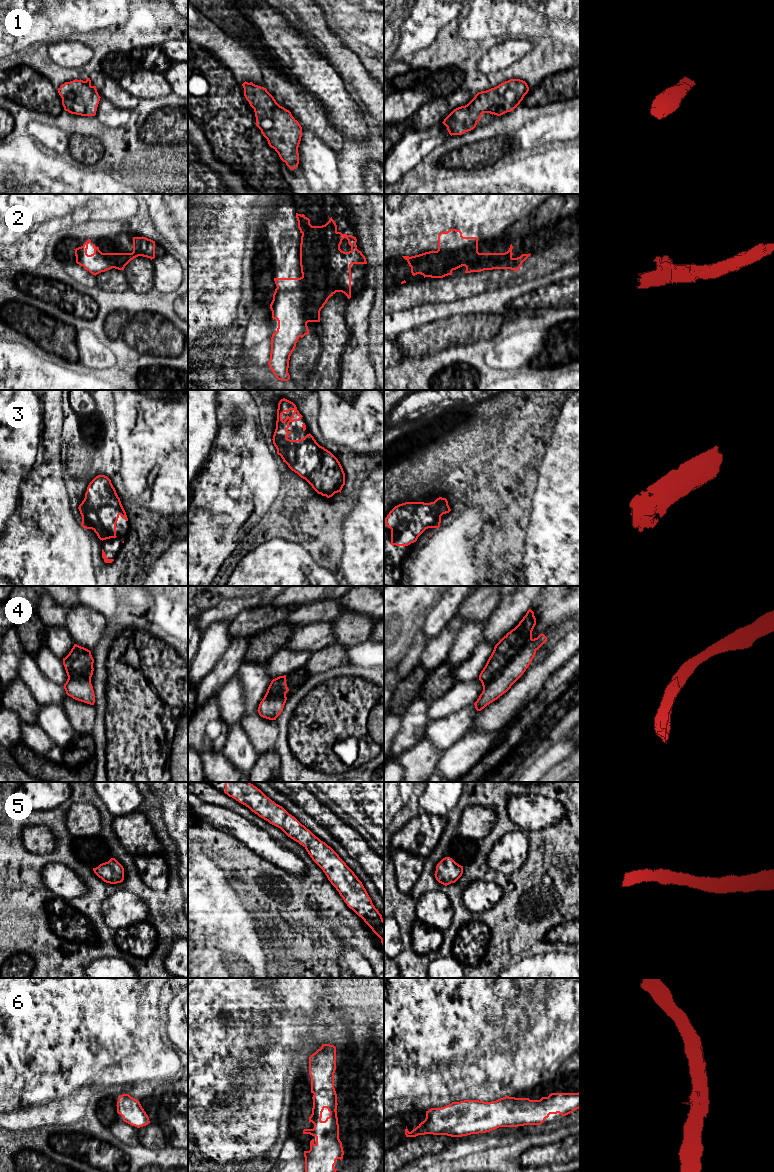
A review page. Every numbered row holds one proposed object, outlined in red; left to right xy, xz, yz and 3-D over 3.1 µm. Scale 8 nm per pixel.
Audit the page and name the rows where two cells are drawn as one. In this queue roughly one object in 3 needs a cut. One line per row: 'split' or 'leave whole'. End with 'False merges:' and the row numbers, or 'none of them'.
1: leave whole
2: split
3: leave whole
4: split
5: leave whole
6: leave whole
False merges: 2, 4

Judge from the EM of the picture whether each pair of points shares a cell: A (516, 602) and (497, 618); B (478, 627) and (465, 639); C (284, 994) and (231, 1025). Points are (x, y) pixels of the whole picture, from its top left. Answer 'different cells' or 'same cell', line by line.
A: same cell
B: same cell
C: same cell

